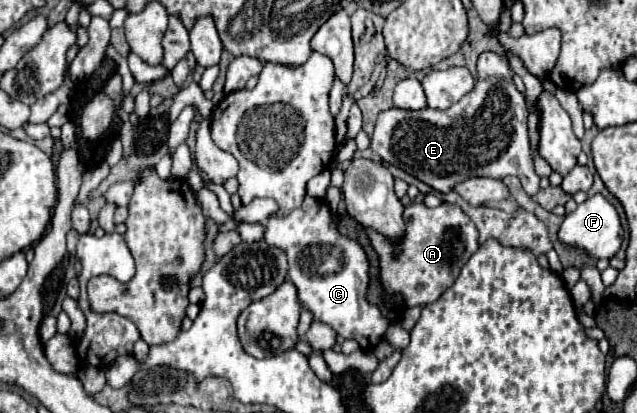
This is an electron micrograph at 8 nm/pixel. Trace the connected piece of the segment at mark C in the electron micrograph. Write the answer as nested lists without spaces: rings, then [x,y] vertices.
[[[306,196],[302,206],[284,218],[276,218],[278,206],[274,200],[254,198],[248,206],[234,210],[236,222],[264,226],[264,242],[280,248],[288,256],[288,280],[298,290],[298,300],[304,310],[310,310],[314,320],[332,326],[342,338],[356,340],[362,350],[380,344],[390,322],[382,312],[366,302],[368,288],[368,260],[356,240],[340,236],[330,218],[330,208],[312,196]]]

